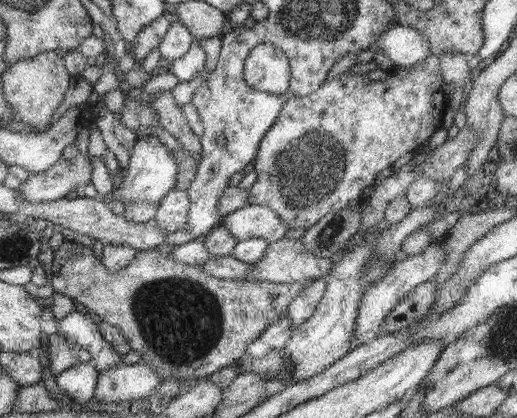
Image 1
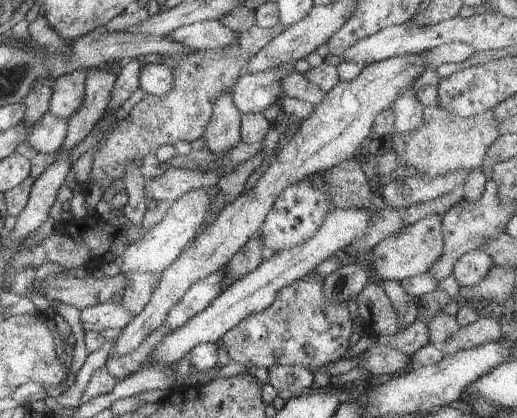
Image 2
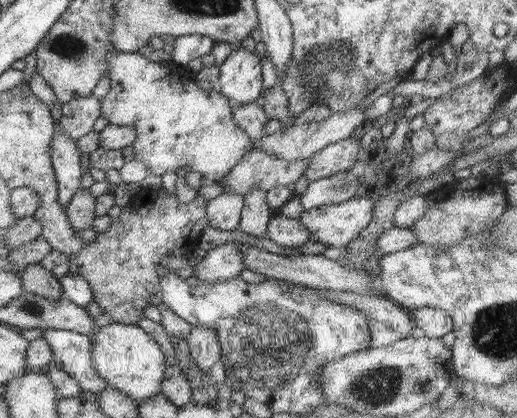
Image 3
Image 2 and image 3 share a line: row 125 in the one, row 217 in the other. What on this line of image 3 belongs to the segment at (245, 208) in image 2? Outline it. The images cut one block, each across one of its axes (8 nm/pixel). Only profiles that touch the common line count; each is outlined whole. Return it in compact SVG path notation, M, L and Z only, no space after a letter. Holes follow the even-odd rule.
M364 193L340 204L310 208L299 219L312 233L310 239L314 242L344 248L370 224L374 205Z

